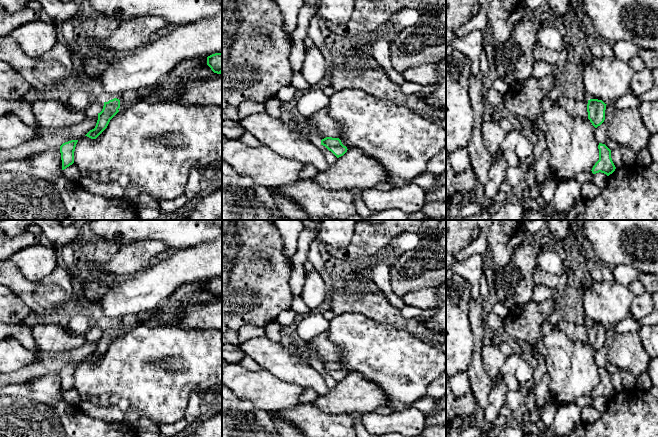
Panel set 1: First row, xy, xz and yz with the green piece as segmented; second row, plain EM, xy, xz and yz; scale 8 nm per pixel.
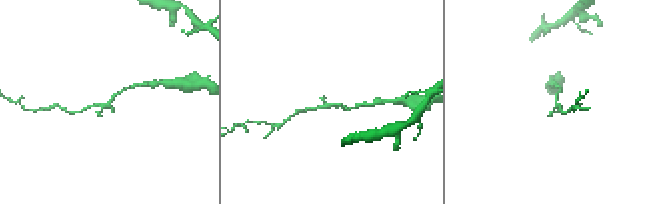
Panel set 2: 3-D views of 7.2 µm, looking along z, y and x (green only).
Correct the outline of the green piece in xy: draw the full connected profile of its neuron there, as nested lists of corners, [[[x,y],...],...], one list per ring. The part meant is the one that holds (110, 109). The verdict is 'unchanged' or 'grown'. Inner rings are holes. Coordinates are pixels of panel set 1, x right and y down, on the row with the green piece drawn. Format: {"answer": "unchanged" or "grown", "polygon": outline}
{"answer": "unchanged", "polygon": [[[114,98],[104,102],[103,109],[98,113],[98,120],[94,129],[90,130],[85,136],[96,139],[108,126],[110,120],[119,112],[120,100]]]}

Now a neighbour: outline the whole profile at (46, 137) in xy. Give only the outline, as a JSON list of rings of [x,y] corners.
[[[98,114],[93,118],[87,117],[82,122],[68,127],[51,128],[41,125],[37,128],[36,135],[31,140],[11,149],[0,150],[0,162],[32,156],[48,148],[60,148],[65,142],[79,140],[95,128],[97,120]]]

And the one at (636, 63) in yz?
[[[639,56],[634,57],[628,63],[633,68],[634,72],[641,71],[646,68],[644,62],[639,58]]]

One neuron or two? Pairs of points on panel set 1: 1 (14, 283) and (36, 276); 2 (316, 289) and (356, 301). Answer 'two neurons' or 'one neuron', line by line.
1: two neurons
2: two neurons

